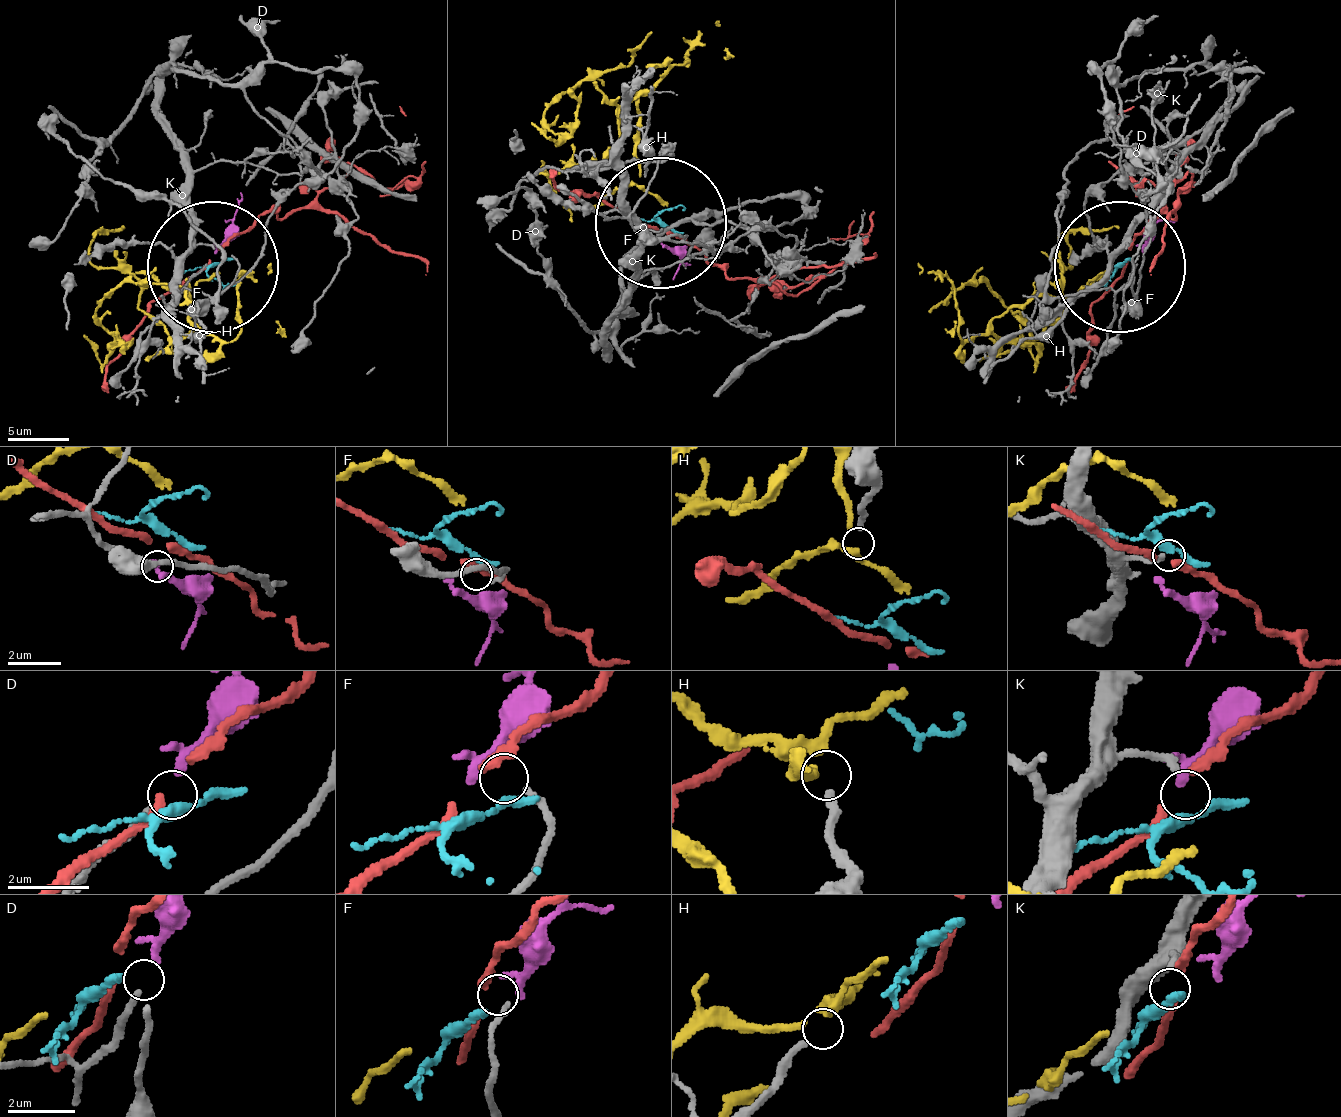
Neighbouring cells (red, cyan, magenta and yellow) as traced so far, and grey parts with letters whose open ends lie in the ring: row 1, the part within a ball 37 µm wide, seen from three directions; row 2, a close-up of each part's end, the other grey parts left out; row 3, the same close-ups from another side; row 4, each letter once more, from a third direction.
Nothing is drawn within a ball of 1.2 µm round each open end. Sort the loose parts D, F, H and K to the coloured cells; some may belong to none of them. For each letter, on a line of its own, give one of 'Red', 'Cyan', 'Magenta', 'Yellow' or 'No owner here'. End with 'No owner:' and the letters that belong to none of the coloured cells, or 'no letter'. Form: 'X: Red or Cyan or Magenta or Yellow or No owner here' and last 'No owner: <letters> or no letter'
D: Magenta
F: Red
H: No owner here
K: Cyan
No owner: H

